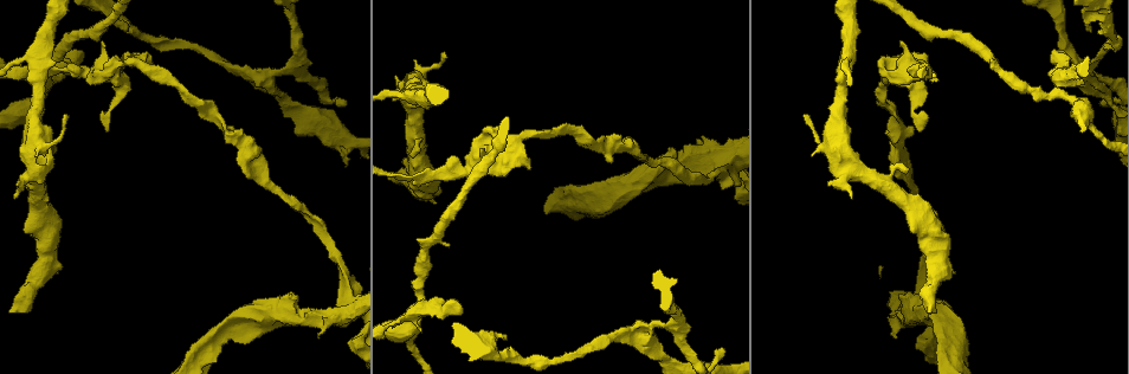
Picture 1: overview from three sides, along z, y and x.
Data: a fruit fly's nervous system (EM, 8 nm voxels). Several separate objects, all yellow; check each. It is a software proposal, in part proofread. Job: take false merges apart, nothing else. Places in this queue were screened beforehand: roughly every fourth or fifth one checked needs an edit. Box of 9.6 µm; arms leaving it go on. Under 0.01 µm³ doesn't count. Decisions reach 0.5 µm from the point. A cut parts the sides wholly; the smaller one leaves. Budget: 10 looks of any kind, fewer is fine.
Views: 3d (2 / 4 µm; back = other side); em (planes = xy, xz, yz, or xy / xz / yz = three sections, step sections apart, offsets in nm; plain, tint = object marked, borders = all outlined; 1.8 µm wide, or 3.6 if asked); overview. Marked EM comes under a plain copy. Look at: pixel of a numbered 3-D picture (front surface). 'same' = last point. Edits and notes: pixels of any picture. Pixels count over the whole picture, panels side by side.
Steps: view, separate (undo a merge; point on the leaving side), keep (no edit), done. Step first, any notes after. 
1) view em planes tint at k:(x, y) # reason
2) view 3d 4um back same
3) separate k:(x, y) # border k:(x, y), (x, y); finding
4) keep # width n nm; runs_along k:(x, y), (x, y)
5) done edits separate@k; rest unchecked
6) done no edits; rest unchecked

view em planes tint at 1:(197, 359) # three-way junction

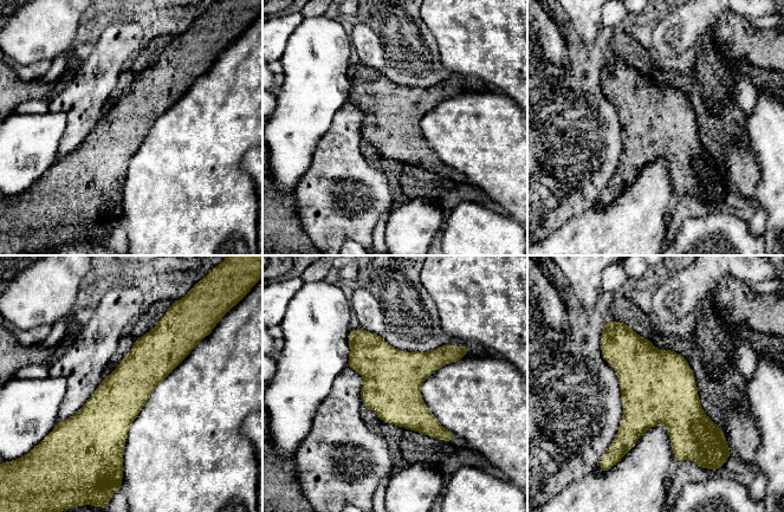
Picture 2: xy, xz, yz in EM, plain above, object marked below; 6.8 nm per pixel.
keep # runs_along 2:(162, 325), (116, 402), (117, 458); all the same cell

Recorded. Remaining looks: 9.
view 3d 2um at 1:(678, 158) # closes a loop

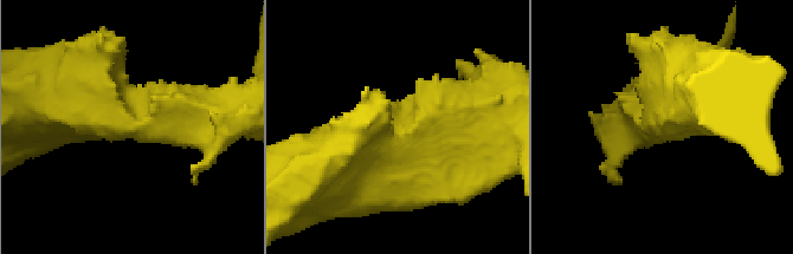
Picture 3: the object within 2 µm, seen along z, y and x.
view em planes tint at 3:(129, 113) # shape alone is not enough

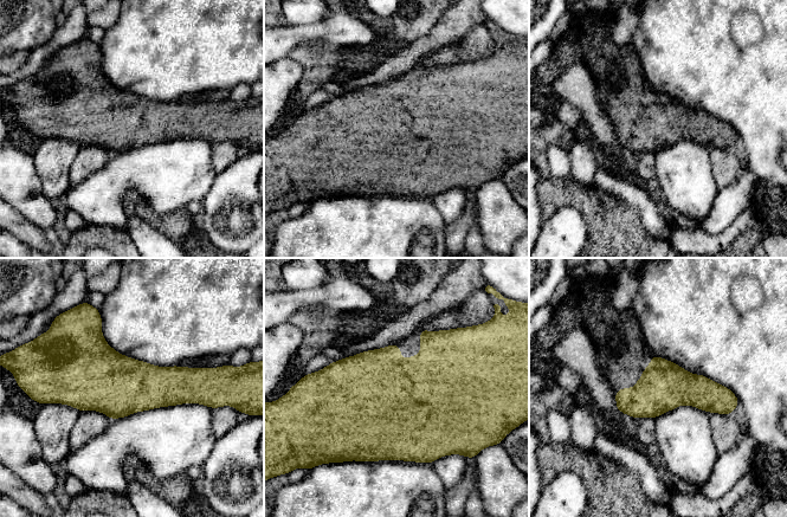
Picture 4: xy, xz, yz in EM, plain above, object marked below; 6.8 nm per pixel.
keep # continuous, no second cell

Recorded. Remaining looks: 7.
view 3d 4um at 1:(903, 62) # sharp bend

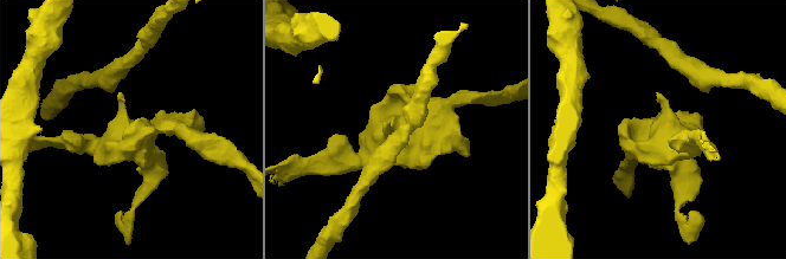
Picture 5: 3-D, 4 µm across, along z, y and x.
view em 3.6um xy step 8 tint at 5:(660, 126) # now the EM

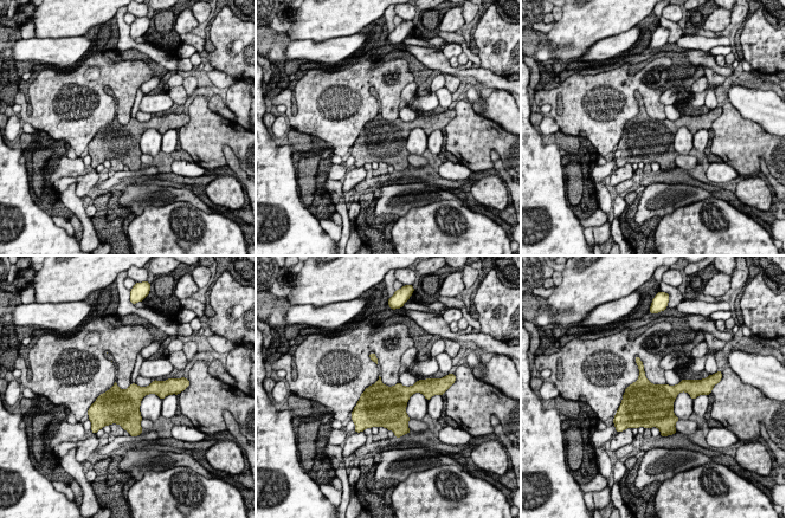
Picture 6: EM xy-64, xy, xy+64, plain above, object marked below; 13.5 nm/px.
keep # one cell here

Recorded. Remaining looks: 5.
view em xz step 4 tint at 1:(419, 307) # abrupt turn

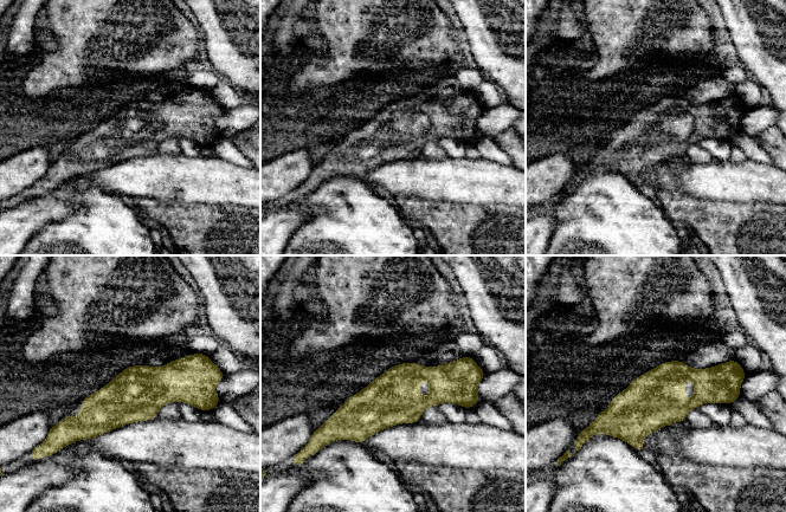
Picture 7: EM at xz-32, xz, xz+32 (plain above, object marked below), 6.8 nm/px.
view em planes tint same # another direction

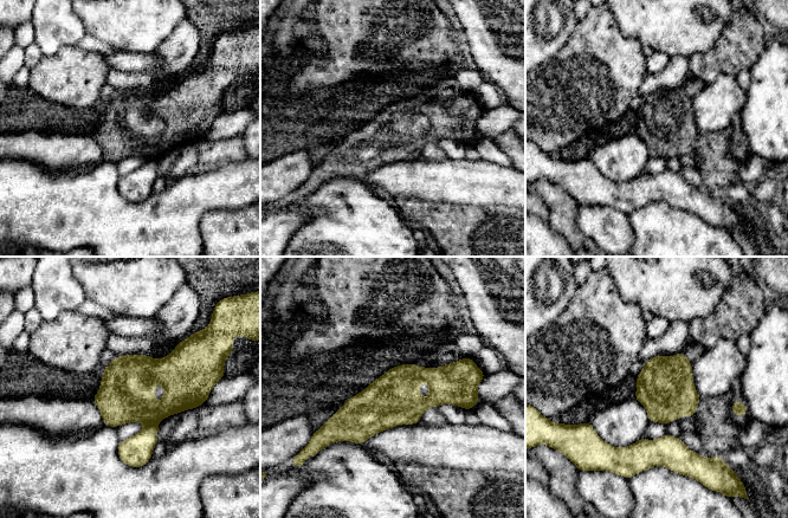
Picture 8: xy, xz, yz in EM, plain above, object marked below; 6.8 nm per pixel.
separate 8:(128, 395) # border 8:(156, 421), (147, 425); a second cell is stuck on

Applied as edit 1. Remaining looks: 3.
done edits separate@8; rest unchecked

